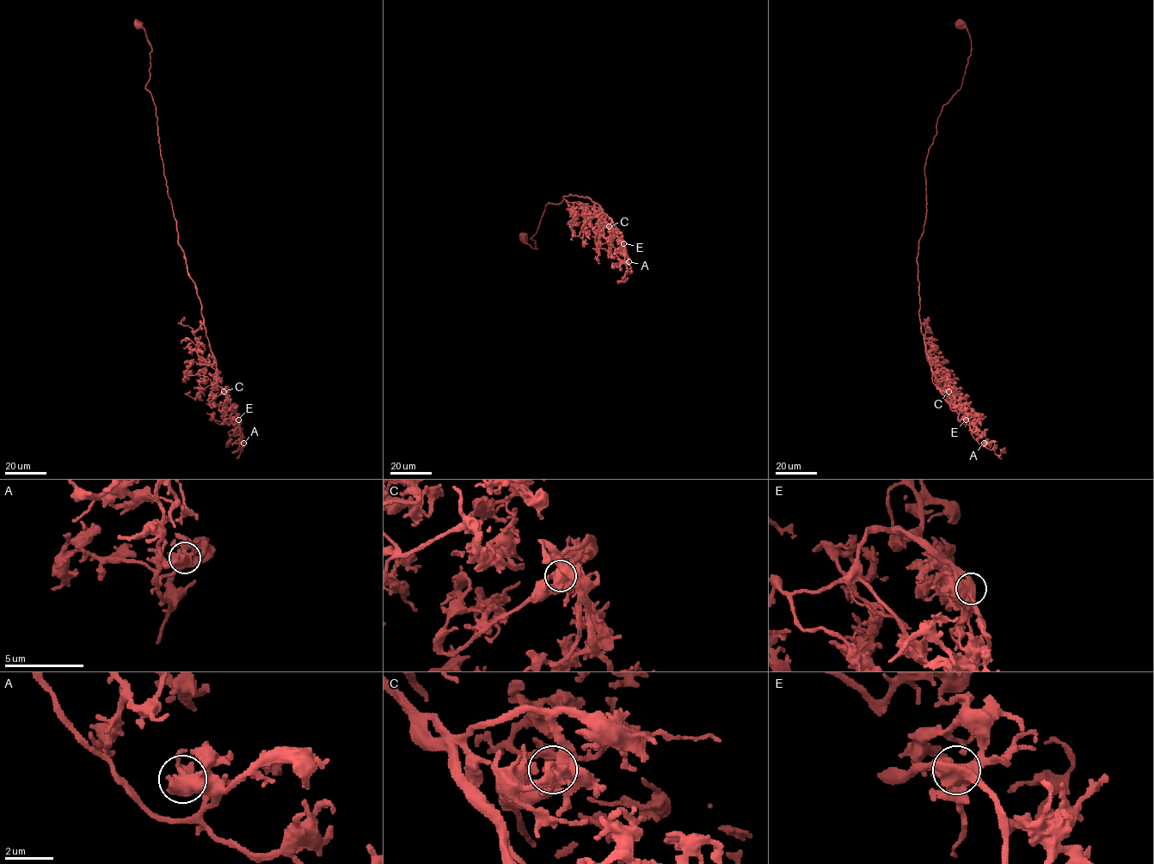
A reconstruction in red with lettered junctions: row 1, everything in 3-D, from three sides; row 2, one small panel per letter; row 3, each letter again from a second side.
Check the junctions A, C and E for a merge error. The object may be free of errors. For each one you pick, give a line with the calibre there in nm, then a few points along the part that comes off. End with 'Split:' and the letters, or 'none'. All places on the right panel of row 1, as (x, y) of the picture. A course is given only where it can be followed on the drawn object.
Split: none

